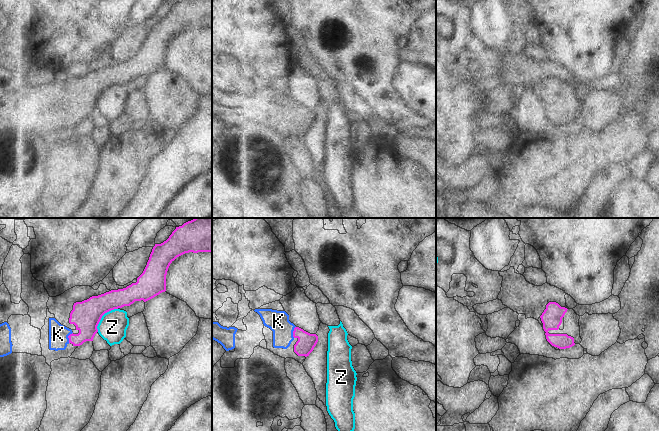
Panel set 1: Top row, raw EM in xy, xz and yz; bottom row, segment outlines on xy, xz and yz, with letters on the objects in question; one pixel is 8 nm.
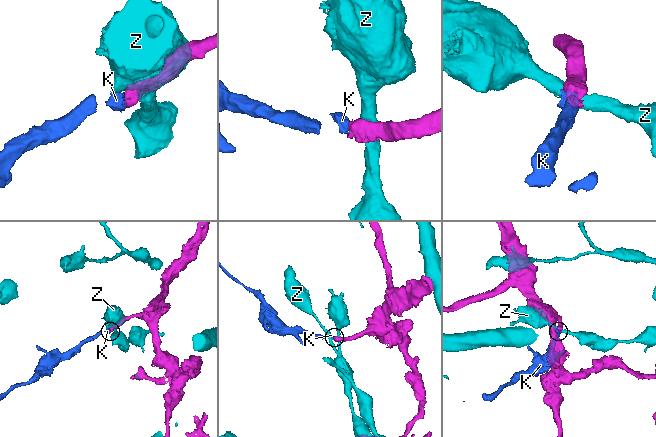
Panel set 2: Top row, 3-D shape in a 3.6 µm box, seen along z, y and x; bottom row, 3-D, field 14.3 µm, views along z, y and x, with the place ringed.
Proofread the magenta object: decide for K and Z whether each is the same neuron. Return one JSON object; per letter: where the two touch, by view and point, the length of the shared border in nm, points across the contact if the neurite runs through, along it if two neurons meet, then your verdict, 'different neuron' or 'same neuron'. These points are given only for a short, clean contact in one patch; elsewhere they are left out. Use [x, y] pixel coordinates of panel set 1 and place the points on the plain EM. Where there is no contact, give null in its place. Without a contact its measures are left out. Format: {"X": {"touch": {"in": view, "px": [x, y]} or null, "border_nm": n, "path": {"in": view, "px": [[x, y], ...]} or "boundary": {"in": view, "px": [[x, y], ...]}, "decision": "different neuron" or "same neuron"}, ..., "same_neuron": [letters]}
{"K": {"touch": {"in": "xy", "px": [68, 113]}, "border_nm": 90, "path": {"in": "xy", "px": [[86, 91], [86, 105], [68, 113], [58, 110]]}, "decision": "same neuron"}, "Z": {"touch": {"in": "xy", "px": [102, 91]}, "border_nm": 260, "boundary": {"in": "xy", "px": [[117, 84], [107, 87], [102, 92], [97, 102], [97, 107]]}, "decision": "different neuron"}, "same_neuron": ["K"]}

